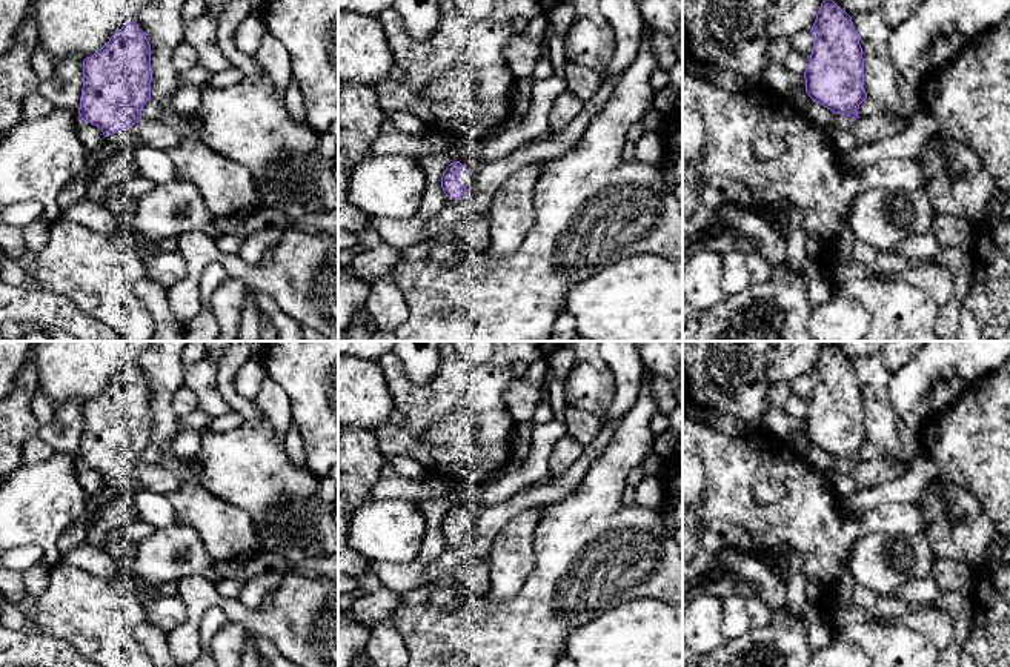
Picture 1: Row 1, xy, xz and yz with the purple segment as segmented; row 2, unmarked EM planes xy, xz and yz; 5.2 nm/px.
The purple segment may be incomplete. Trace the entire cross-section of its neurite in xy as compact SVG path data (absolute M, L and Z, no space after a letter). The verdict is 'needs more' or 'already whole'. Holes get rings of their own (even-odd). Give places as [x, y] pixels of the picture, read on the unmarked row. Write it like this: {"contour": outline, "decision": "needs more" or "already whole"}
{"contour": "M134 364L118 373L97 398L83 404L78 458L83 466L97 470L105 484L97 495L88 496L85 515L58 536L60 555L86 541L89 523L103 504L129 492L129 483L137 476L141 453L151 444L151 426L151 389Z", "decision": "needs more"}

